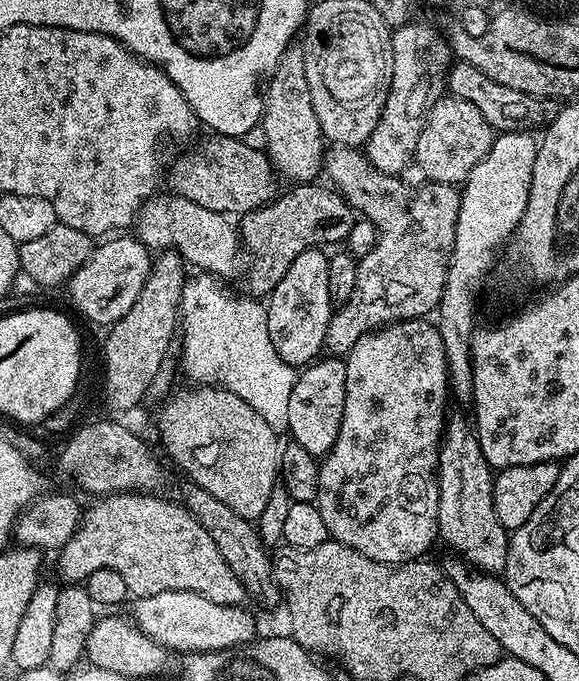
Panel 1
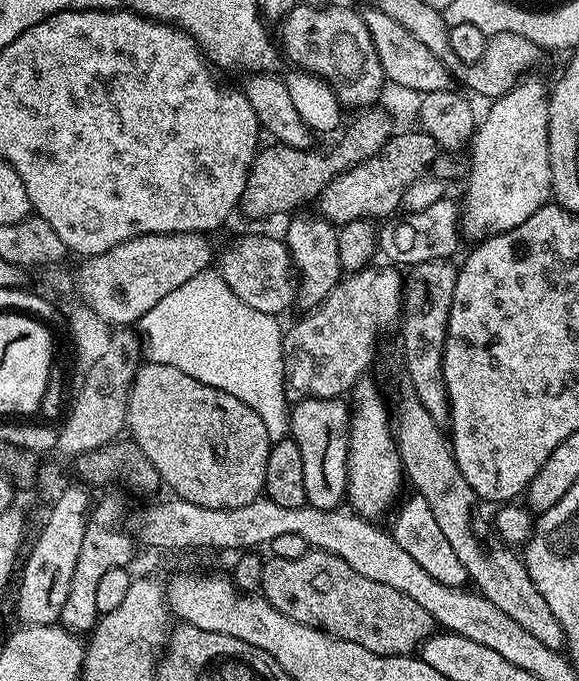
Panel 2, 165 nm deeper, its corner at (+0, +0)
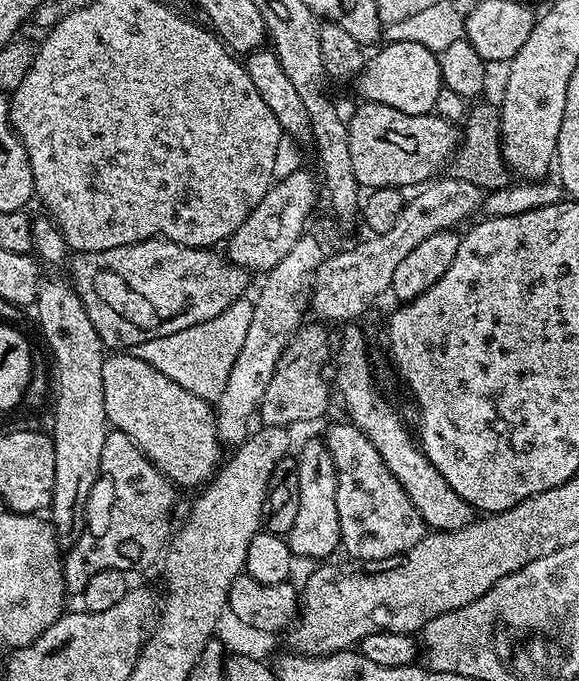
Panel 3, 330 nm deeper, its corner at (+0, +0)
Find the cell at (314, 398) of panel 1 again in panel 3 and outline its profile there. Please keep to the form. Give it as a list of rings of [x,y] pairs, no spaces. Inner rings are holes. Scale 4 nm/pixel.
[[[323,439],[308,440],[298,455],[298,518],[286,539],[293,557],[305,556],[312,562],[324,562],[335,548],[341,547],[338,522],[338,478],[336,463]]]

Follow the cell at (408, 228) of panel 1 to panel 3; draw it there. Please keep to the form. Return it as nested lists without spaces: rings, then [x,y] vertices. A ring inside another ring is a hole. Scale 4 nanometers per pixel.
[[[305,323],[297,330],[296,335],[284,348],[284,353],[280,355],[278,366],[270,378],[270,386],[266,386],[266,394],[260,400],[258,409],[258,420],[263,427],[279,428],[281,426],[293,426],[292,424],[304,424],[307,420],[316,420],[328,408],[328,390],[330,392],[330,380],[324,371],[329,371],[330,357],[333,355],[334,348],[328,345],[328,332],[323,323]]]

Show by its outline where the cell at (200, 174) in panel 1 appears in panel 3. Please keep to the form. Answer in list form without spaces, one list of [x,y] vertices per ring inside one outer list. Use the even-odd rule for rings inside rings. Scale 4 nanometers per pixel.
[[[371,102],[361,103],[361,108],[353,114],[352,120],[347,121],[348,126],[348,141],[350,142],[350,162],[354,162],[354,178],[358,178],[361,189],[371,190],[374,188],[399,188],[401,190],[408,190],[411,184],[415,186],[424,186],[429,183],[437,175],[436,170],[448,159],[448,161],[455,155],[456,146],[460,142],[462,135],[461,129],[457,127],[451,120],[443,120],[442,117],[435,114],[402,114],[402,110],[394,110],[388,108],[384,104],[373,104]]]

